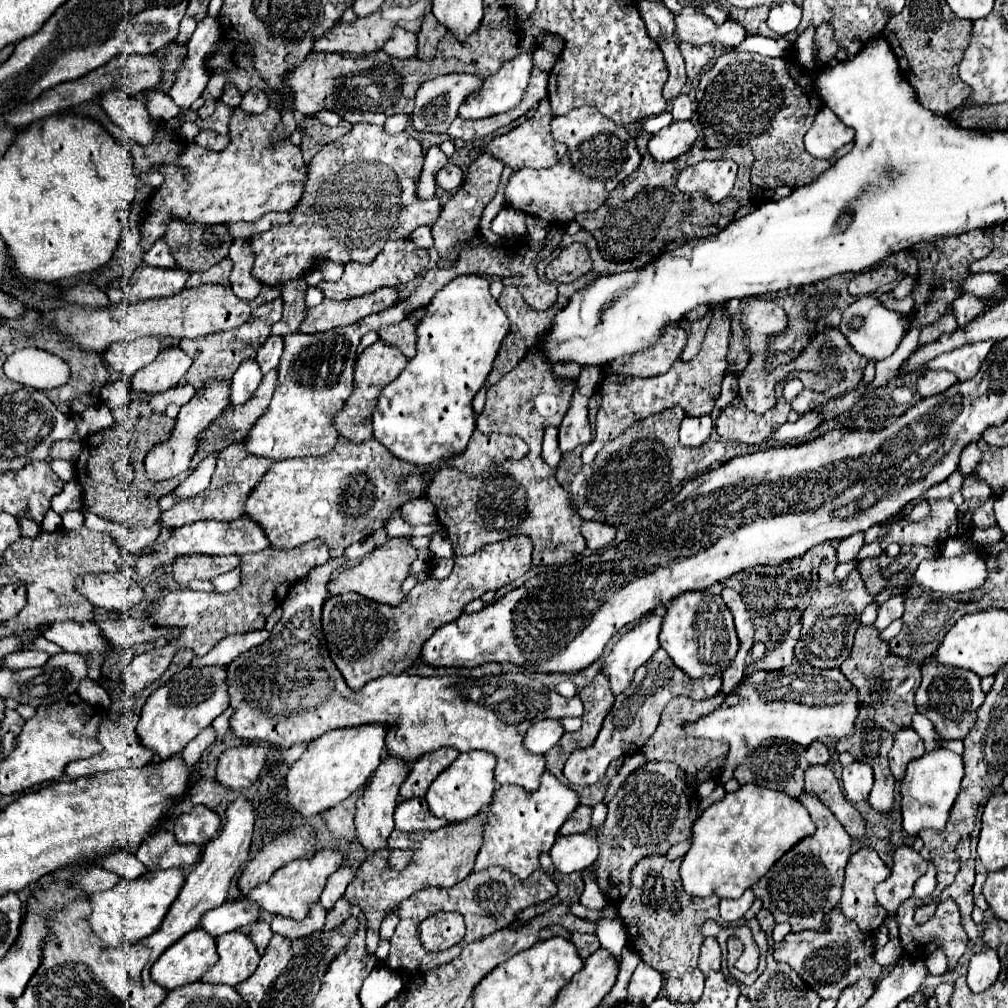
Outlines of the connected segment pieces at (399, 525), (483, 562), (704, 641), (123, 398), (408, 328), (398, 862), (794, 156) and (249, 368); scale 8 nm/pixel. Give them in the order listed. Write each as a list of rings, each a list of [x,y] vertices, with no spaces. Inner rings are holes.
[[[401,506],[395,508],[391,512],[391,516],[387,518],[387,524],[385,524],[385,532],[387,532],[387,538],[411,538],[413,536],[413,526],[409,522],[405,522],[405,518],[401,516]]]
[[[517,536],[517,538],[503,540],[503,542],[487,544],[471,556],[455,558],[455,568],[449,578],[445,578],[445,580],[427,578],[425,582],[417,584],[399,606],[387,606],[387,604],[377,606],[377,602],[367,600],[359,594],[329,596],[323,606],[323,630],[325,630],[327,644],[329,644],[331,660],[343,674],[347,686],[351,690],[361,690],[369,680],[375,680],[385,674],[401,674],[403,670],[411,668],[419,660],[423,644],[433,636],[433,632],[439,626],[459,618],[463,614],[463,608],[471,600],[481,598],[487,590],[499,590],[499,588],[507,586],[509,582],[517,580],[519,576],[523,576],[531,568],[531,548],[533,548],[533,544],[531,544],[529,536]]]
[[[707,590],[683,592],[671,602],[667,602],[665,608],[667,612],[661,624],[659,640],[661,640],[661,648],[671,656],[671,660],[691,678],[725,672],[725,668],[729,666],[729,662],[735,658],[739,650],[739,638],[735,634],[733,616],[725,606],[723,598]],[[699,636],[701,636],[701,646],[697,642]]]
[[[112,382],[101,389],[101,397],[110,410],[123,407],[131,402],[131,393],[127,387],[128,385],[123,383],[119,388],[117,382]]]
[[[419,308],[419,310],[411,312],[403,322],[383,326],[379,330],[379,340],[387,346],[399,348],[403,352],[403,356],[407,360],[411,360],[415,356],[415,326],[421,322],[423,316],[425,316],[425,308]]]
[[[407,850],[407,852],[393,852],[391,854],[391,866],[393,868],[403,868],[409,860],[412,860],[413,857],[413,851],[412,850]]]
[[[725,52],[715,66],[701,76],[697,88],[697,114],[703,128],[705,146],[747,146],[755,162],[751,168],[751,190],[757,200],[769,200],[779,186],[799,188],[821,172],[831,162],[813,158],[805,152],[803,136],[811,128],[819,104],[819,94],[809,84],[809,78],[793,70],[787,58],[765,58],[751,52]]]
[[[243,360],[239,370],[233,376],[233,386],[231,386],[231,404],[243,404],[251,398],[251,394],[257,390],[263,374],[257,364],[257,360]]]

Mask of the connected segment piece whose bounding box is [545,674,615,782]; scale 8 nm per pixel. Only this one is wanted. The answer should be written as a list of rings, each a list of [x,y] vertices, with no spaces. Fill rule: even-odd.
[[[597,674],[595,680],[581,690],[581,700],[585,704],[583,726],[577,732],[563,734],[563,738],[559,740],[559,744],[551,752],[545,754],[547,770],[553,776],[557,776],[561,782],[565,780],[565,776],[563,776],[563,764],[569,758],[569,754],[573,750],[587,748],[587,746],[591,746],[595,742],[595,738],[597,738],[599,730],[601,730],[603,720],[605,720],[605,716],[609,714],[609,710],[613,706],[615,696],[611,694],[609,680],[603,674]]]

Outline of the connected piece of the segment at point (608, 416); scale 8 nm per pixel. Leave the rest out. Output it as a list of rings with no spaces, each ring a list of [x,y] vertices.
[[[719,306],[713,310],[713,318],[705,336],[705,342],[699,350],[699,354],[689,360],[675,360],[671,370],[661,376],[653,378],[627,378],[625,384],[617,382],[617,376],[605,378],[601,386],[601,396],[603,404],[597,412],[597,428],[595,428],[595,438],[585,446],[583,450],[583,462],[591,464],[595,460],[595,454],[613,438],[623,434],[631,424],[645,420],[651,414],[657,414],[665,408],[671,406],[681,406],[689,416],[703,416],[709,414],[715,406],[715,400],[719,398],[721,390],[721,380],[725,376],[727,368],[727,342],[729,342],[729,312],[725,306]]]

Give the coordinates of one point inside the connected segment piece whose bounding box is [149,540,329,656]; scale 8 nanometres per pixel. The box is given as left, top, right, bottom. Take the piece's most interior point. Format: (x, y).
(205, 618)

